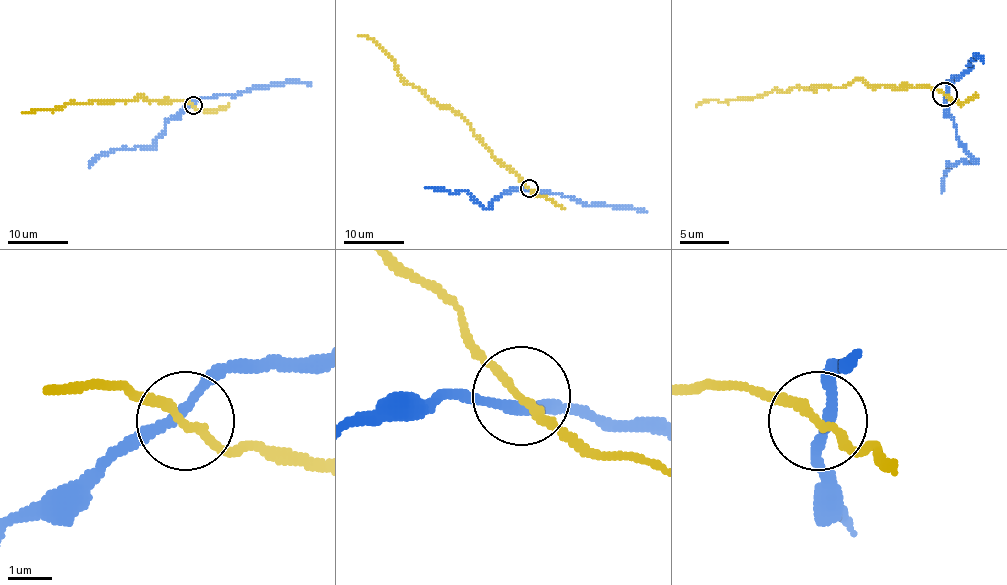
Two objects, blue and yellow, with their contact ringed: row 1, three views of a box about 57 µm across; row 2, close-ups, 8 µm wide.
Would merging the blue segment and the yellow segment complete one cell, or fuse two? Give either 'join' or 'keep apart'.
join

